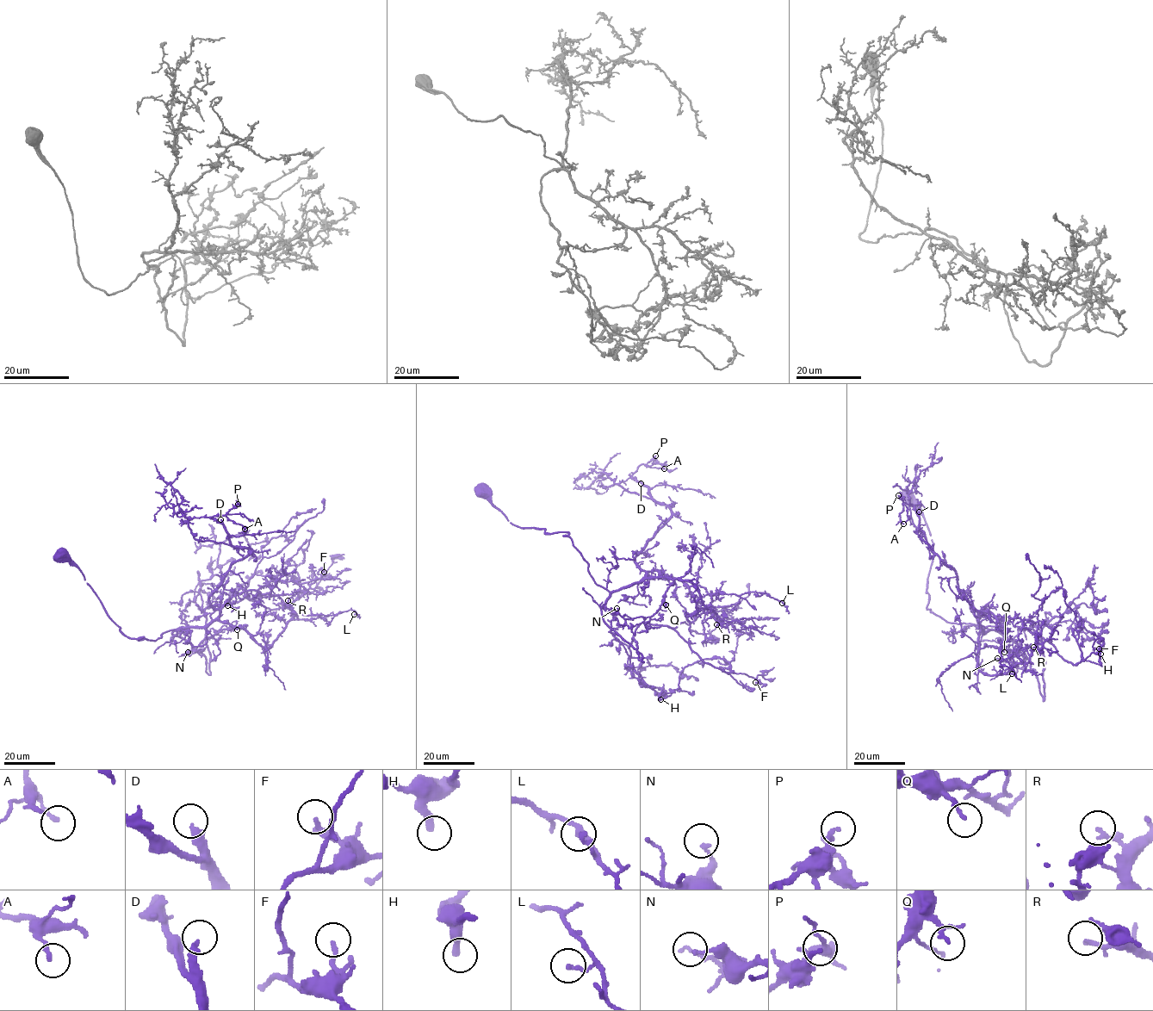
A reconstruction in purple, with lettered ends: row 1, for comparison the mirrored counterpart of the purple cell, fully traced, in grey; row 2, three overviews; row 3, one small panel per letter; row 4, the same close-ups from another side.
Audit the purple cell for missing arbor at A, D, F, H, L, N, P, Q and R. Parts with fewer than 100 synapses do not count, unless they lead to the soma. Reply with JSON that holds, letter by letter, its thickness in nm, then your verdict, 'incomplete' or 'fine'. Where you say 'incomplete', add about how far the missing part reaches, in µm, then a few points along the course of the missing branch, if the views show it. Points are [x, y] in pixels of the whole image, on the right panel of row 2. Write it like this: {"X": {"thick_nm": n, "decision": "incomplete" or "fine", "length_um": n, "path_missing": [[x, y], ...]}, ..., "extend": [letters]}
{"A": {"thick_nm": 170, "decision": "fine"}, "D": {"thick_nm": 320, "decision": "incomplete", "length_um": 60, "path_missing": [[919, 511], [912, 474], [926, 455], [932, 452], [925, 443], [932, 437], [939, 437], [943, 446]]}, "F": {"thick_nm": 180, "decision": "fine"}, "H": {"thick_nm": 300, "decision": "fine"}, "L": {"thick_nm": 170, "decision": "fine"}, "N": {"thick_nm": 150, "decision": "fine"}, "P": {"thick_nm": 200, "decision": "fine"}, "Q": {"thick_nm": 110, "decision": "fine"}, "R": {"thick_nm": 130, "decision": "fine"}, "extend": ["D"]}

